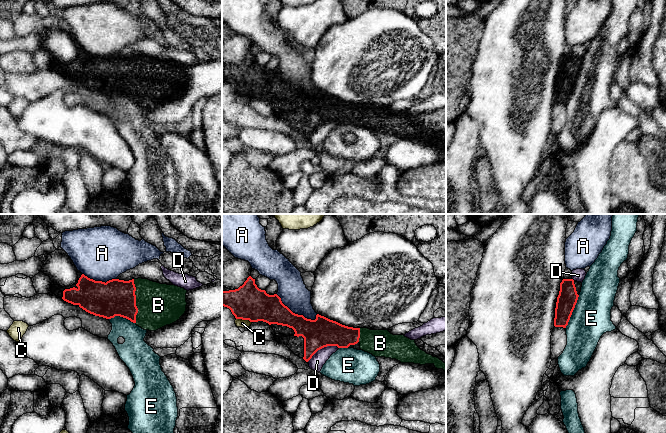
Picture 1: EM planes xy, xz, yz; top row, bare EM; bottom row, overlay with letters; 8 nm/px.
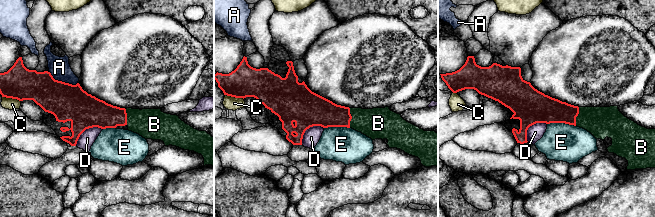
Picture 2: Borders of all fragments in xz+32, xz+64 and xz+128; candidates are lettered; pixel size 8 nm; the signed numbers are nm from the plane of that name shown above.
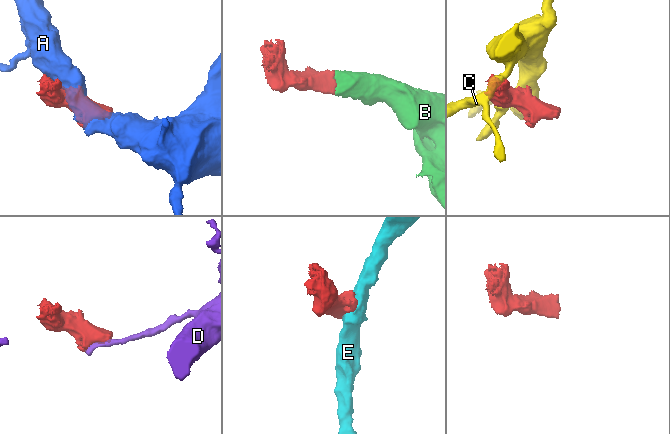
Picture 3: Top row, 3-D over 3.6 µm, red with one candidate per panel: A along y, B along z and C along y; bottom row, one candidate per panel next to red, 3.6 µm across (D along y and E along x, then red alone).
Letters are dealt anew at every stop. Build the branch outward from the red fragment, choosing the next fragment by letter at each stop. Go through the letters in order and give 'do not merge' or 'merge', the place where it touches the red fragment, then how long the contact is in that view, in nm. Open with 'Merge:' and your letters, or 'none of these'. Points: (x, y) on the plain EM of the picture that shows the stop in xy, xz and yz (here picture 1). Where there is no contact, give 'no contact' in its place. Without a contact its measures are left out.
Merge: B
A: do not merge; contact xz (294, 89); length 380 nm
B: merge; contact xy (135, 77); length 360 nm
C: do not merge; contact xz (244, 95); length 130 nm
D: do not merge; contact xz (322, 123); length 280 nm
E: do not merge; contact yz (572, 87); length 300 nm

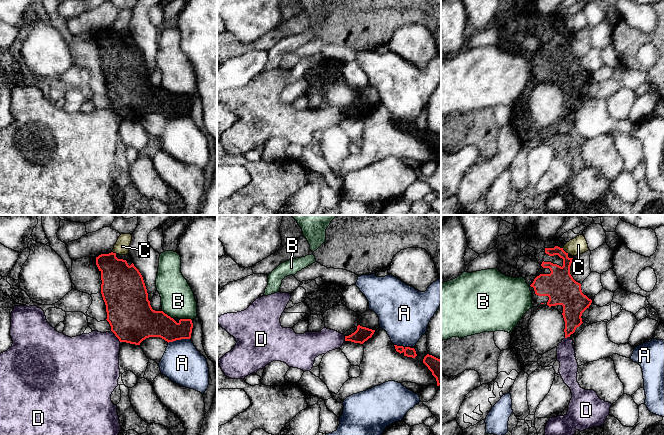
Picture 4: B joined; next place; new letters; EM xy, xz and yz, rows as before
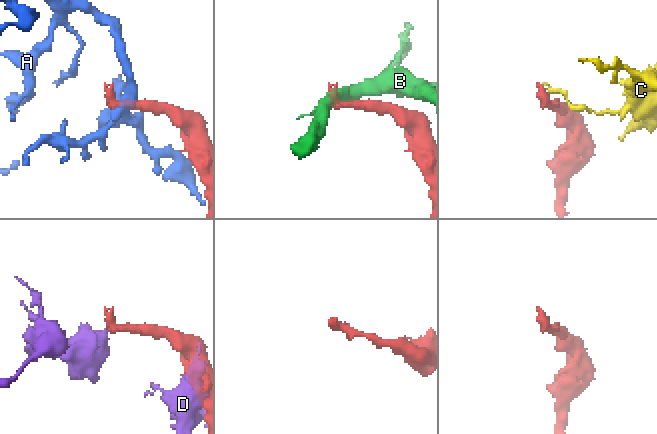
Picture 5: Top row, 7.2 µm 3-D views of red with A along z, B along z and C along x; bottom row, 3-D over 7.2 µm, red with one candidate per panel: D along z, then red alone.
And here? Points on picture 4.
Merge: none of these
A: do not merge; contact xy (178, 115); length 180 nm
B: do not merge; contact xy (186, 95); length 100 nm
C: do not merge; contact yz (564, 27); length 70 nm
D: do not merge; contact xy (117, 113); length 80 nm

